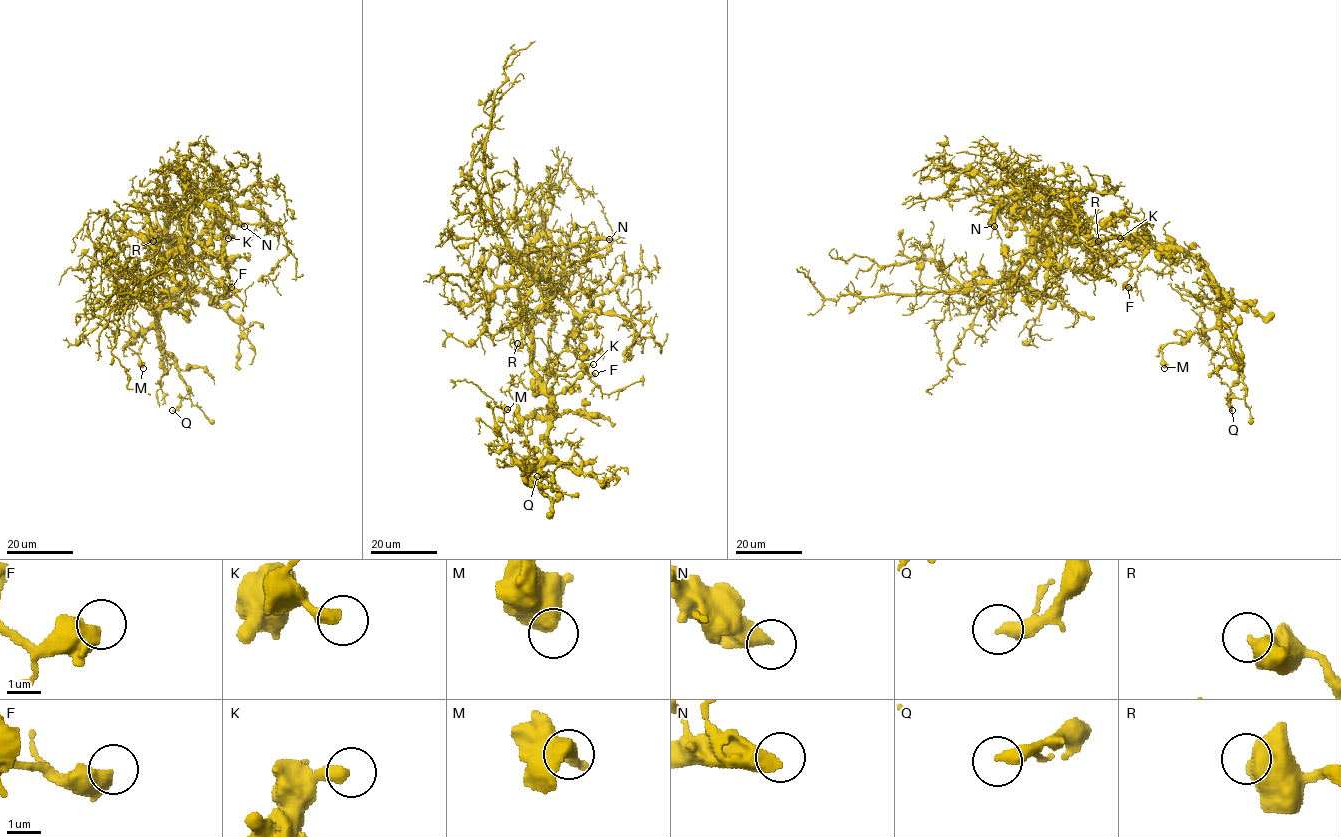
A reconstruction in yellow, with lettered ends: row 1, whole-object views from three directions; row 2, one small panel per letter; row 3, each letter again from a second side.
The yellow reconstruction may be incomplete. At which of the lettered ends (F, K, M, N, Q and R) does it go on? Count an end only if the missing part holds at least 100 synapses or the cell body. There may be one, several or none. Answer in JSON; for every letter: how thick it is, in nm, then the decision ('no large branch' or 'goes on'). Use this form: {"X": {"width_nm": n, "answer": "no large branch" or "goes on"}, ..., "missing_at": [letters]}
{"F": {"width_nm": 400, "answer": "no large branch"}, "K": {"width_nm": 400, "answer": "no large branch"}, "M": {"width_nm": 600, "answer": "no large branch"}, "N": {"width_nm": 480, "answer": "goes on"}, "Q": {"width_nm": 400, "answer": "no large branch"}, "R": {"width_nm": 650, "answer": "no large branch"}, "missing_at": ["N"]}

